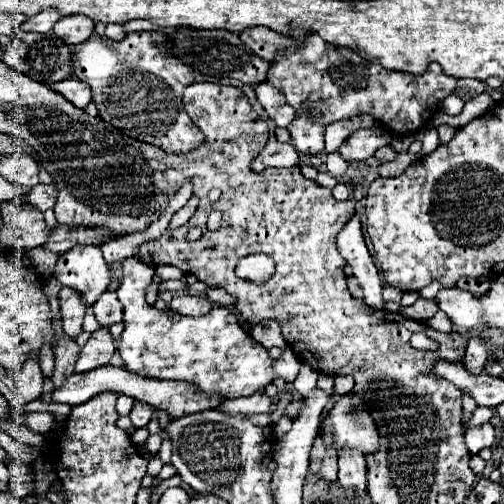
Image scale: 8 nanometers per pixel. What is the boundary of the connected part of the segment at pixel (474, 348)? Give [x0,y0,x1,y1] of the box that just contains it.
[465,337,487,375]

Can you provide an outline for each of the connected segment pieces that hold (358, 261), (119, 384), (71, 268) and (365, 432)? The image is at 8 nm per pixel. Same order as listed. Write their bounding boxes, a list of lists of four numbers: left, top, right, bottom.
[[337,215,383,309],[53,365,225,419],[55,245,111,307],[323,395,379,453]]

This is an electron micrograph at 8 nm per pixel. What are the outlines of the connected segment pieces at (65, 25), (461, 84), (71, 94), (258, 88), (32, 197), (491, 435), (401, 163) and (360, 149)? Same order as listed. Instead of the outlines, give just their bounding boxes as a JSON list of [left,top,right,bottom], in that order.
[[53,15,95,45],[453,79,485,103],[51,77,91,109],[255,83,297,127],[29,185,57,211],[465,423,495,455],[379,153,419,177],[339,129,391,161]]

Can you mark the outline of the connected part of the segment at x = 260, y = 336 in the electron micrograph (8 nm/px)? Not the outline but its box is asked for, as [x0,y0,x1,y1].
[251,321,287,349]

